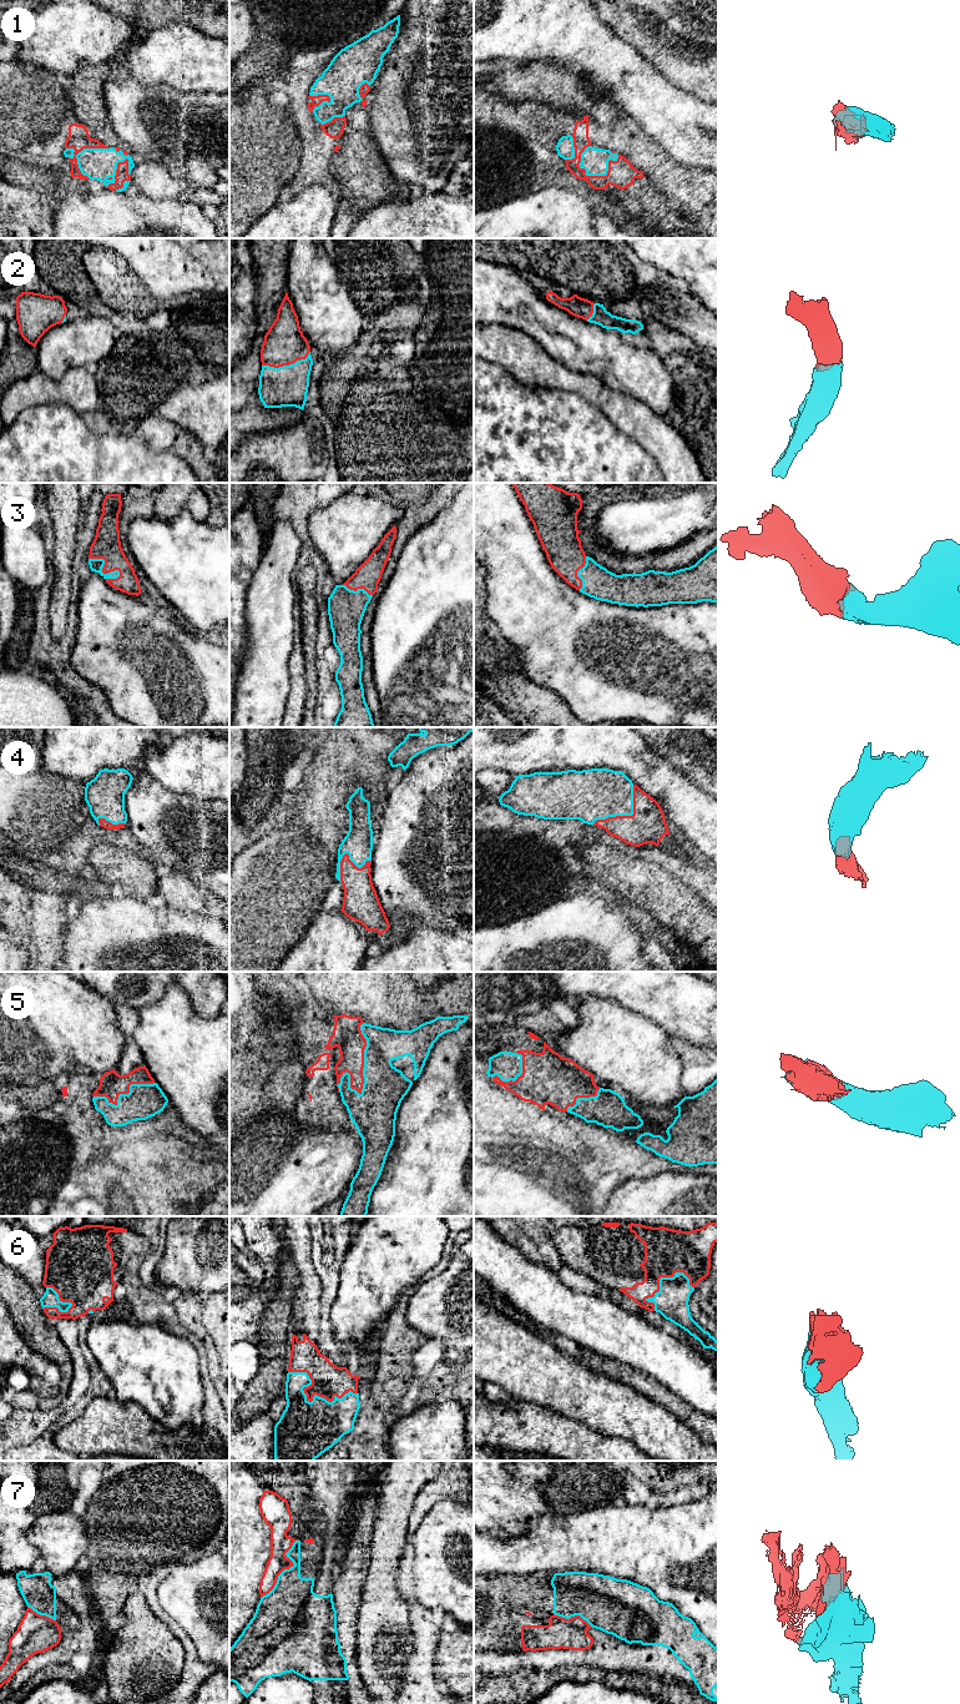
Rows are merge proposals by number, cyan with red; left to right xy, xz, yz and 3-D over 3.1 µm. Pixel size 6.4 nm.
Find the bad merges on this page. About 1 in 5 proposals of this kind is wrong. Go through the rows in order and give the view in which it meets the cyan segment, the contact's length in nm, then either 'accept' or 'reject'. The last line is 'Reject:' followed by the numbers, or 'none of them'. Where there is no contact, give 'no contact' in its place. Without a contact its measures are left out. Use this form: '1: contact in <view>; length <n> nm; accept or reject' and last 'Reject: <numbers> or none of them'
1: contact in xy; length 300 nm; accept
2: contact in xz; length 320 nm; accept
3: contact in xy; length 240 nm; accept
4: contact in yz; length 380 nm; accept
5: contact in xz; length 480 nm; accept
6: contact in xz; length 480 nm; accept
7: contact in xz; length 460 nm; reject
Reject: 7

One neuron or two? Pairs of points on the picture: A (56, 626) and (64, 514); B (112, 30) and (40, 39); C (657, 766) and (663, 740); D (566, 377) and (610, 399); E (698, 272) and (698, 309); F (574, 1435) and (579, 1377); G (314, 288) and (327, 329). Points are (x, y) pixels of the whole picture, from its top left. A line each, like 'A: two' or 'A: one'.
A: one
B: one
C: two
D: one
E: two
F: two
G: one

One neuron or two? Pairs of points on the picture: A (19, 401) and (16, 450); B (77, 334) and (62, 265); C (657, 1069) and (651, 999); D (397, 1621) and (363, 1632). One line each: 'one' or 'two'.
A: two
B: two
C: two
D: one

